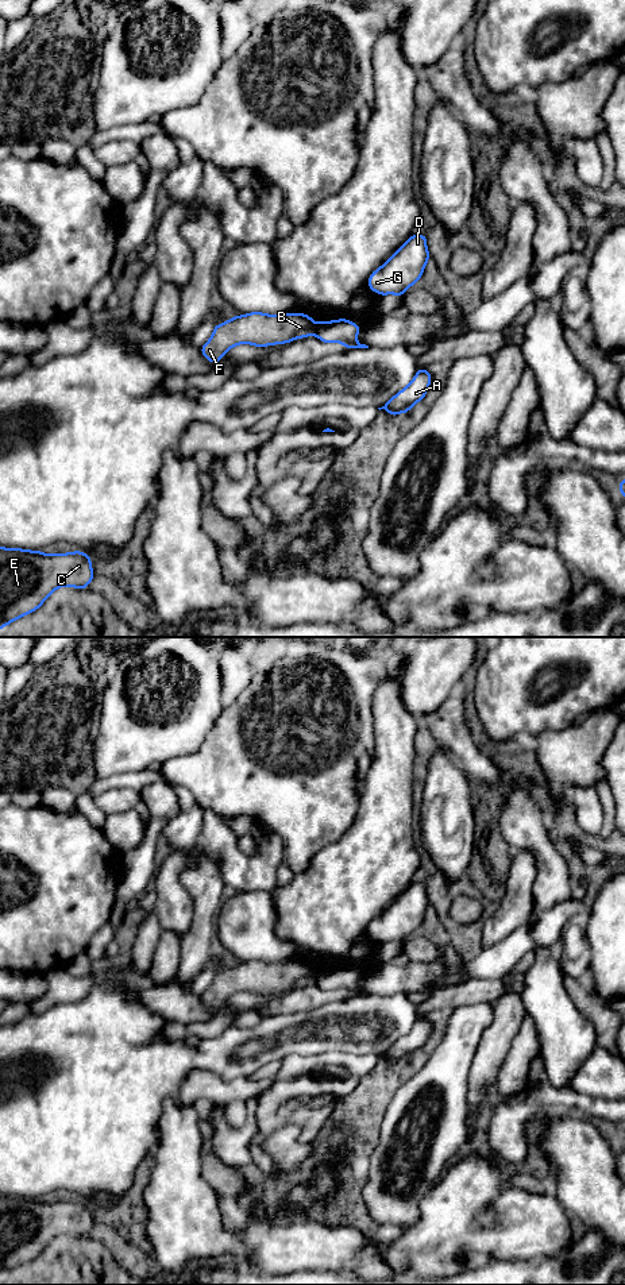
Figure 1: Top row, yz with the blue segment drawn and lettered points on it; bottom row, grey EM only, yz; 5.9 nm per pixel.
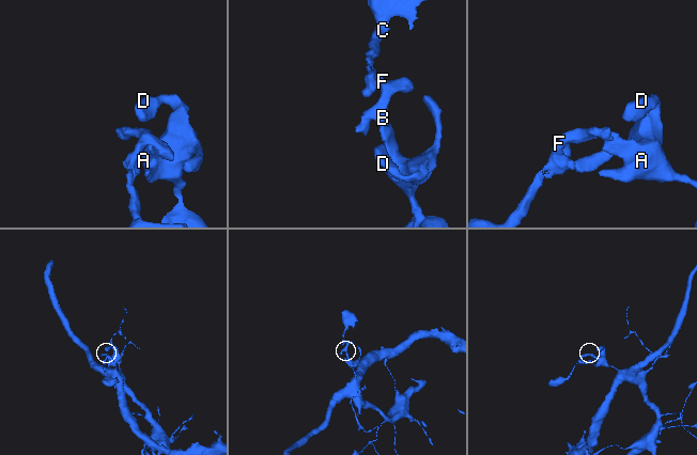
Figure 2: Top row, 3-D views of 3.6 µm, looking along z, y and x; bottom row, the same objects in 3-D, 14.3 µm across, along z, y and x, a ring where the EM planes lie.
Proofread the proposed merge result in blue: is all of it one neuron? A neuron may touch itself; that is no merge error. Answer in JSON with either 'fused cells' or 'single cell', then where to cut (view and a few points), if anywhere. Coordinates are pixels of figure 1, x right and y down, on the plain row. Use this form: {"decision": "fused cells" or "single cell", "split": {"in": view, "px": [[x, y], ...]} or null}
{"decision": "fused cells", "split": {"in": "yz", "px": [[316, 973], [313, 981]]}}

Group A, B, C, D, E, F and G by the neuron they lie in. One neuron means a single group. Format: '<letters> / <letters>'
A D G / B C E F

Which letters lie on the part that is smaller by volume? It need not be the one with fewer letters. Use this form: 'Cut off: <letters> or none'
Cut off: B, C, E, F

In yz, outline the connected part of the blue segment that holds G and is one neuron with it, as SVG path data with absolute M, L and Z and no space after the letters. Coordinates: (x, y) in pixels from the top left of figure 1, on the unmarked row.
M412 883L391 906L371 921L369 935L379 944L404 944L420 927L428 908L425 883Z

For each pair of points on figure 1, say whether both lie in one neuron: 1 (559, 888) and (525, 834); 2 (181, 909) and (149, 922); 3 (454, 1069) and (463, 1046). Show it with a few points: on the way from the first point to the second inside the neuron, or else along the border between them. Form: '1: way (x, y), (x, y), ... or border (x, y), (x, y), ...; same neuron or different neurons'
1: way (552, 875), (546, 855), (539, 848); same neuron
2: border (153, 910), (162, 932); different neurons
3: way (454, 1064), (454, 1056), (458, 1052); same neuron

